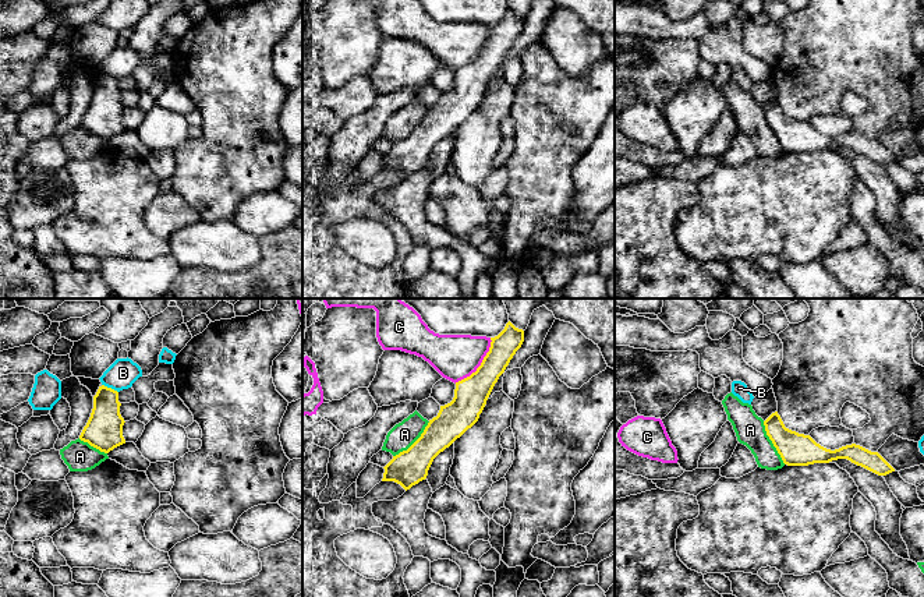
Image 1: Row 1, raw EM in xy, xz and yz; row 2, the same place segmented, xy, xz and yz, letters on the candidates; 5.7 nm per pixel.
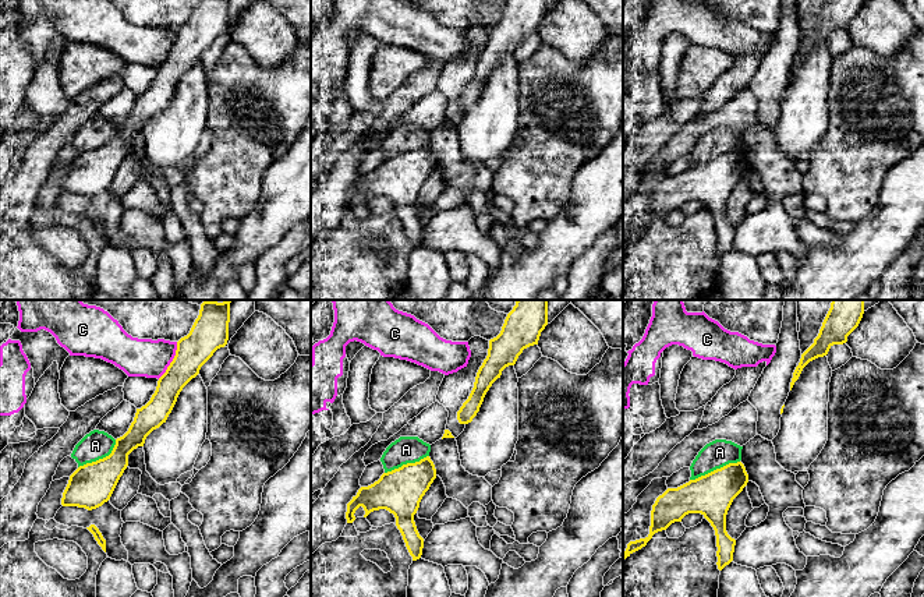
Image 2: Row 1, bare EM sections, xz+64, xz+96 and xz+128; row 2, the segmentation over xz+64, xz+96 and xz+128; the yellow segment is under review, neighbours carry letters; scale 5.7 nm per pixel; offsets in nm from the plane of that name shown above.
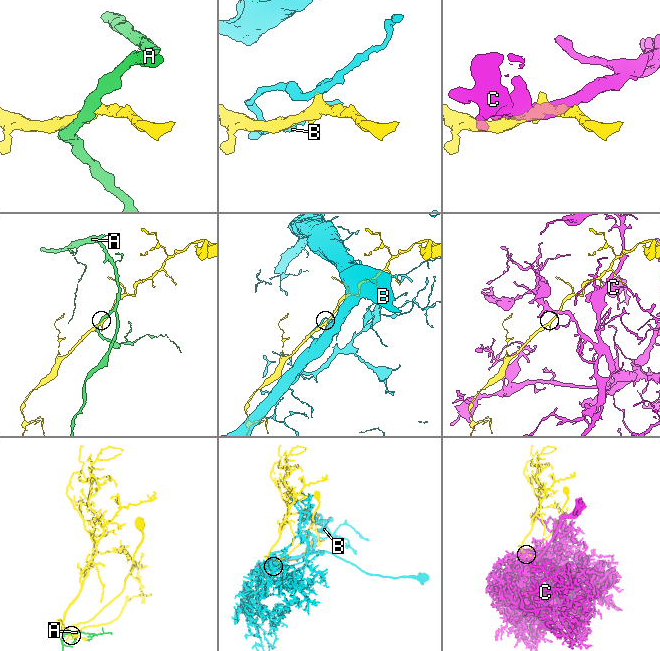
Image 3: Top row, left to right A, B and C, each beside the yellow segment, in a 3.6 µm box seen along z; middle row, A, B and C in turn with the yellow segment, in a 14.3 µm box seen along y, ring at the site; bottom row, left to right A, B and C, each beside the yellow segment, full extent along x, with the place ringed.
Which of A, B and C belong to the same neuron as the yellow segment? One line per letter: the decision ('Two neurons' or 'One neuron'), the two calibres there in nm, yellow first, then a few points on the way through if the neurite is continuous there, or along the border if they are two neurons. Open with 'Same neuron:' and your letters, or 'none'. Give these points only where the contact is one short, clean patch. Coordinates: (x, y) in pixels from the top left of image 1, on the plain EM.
Same neuron: none
A: Two neurons. Thickness 190 nm (yellow) against 170 nm
B: Two neurons. Thickness 220 nm (yellow) against 170 nm
C: Two neurons. Thickness 190 nm (yellow) against 260 nm. Boundary: xz (491, 25), (491, 34), (481, 52), (468, 63), (455, 70)

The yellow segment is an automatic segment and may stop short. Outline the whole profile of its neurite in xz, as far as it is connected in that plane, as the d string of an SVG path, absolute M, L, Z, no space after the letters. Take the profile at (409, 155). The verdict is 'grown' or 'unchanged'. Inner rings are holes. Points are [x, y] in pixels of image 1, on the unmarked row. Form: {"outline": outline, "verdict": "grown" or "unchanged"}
{"outline": "M509 8L491 28L477 59L456 70L453 88L440 93L438 103L407 138L393 144L383 155L382 169L394 169L410 177L426 166L433 146L478 109L495 71L521 35L524 18Z", "verdict": "unchanged"}

